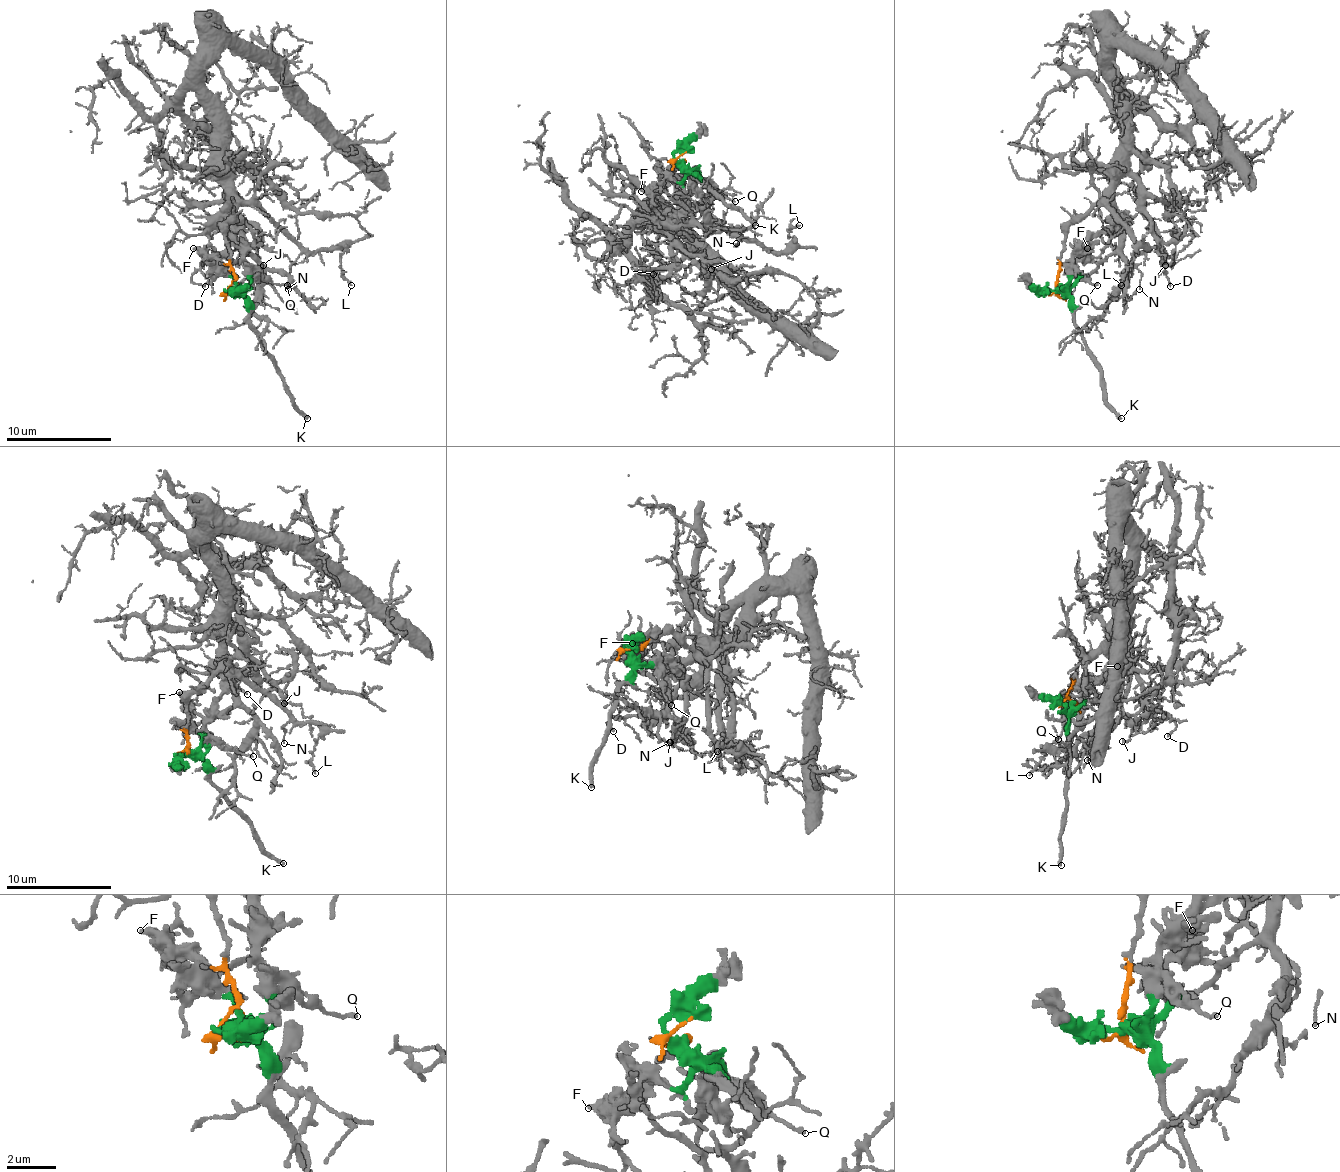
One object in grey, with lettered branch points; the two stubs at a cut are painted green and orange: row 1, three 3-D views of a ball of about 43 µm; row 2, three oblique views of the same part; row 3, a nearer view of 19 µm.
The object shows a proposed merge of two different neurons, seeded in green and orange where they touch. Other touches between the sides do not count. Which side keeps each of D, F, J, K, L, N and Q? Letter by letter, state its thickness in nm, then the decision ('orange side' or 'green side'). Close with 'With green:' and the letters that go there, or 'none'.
D: 140 nm | orange side
F: 360 nm | green side
J: 190 nm | orange side
K: 260 nm | green side
L: 140 nm | orange side
N: 90 nm | orange side
Q: 140 nm | green side
With green: F, K, Q

